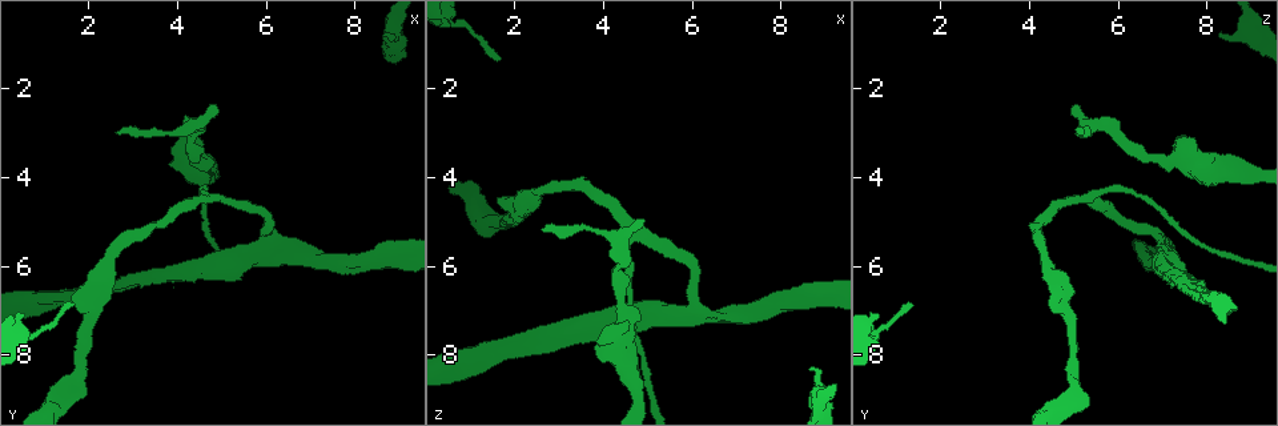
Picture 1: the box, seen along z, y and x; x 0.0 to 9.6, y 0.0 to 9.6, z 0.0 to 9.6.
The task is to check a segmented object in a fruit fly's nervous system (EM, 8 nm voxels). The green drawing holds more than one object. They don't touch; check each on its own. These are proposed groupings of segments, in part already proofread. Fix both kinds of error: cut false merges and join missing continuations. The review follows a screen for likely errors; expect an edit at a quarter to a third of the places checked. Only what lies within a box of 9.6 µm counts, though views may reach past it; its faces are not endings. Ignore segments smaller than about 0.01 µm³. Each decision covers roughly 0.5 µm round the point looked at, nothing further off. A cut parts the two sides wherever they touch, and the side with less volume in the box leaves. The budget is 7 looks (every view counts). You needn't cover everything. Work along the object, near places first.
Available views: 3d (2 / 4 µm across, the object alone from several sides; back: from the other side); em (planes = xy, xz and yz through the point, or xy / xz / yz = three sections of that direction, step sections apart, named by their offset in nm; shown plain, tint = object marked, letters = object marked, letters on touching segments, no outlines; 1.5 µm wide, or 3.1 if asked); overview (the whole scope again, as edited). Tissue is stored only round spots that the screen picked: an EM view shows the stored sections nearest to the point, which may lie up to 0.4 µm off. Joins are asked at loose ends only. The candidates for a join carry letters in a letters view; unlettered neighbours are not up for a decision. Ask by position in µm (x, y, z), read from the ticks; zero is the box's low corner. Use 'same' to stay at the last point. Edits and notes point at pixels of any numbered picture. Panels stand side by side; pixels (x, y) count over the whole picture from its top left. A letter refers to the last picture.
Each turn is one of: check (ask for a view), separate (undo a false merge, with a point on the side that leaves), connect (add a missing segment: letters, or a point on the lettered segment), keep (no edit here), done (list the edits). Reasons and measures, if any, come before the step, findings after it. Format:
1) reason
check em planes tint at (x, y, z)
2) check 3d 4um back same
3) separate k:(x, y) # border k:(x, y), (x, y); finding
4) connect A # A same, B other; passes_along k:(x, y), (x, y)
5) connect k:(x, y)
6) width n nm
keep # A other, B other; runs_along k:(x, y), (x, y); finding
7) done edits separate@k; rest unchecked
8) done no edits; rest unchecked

sudden change in width
check em planes plain at (8.90, 0.75, 9.00)

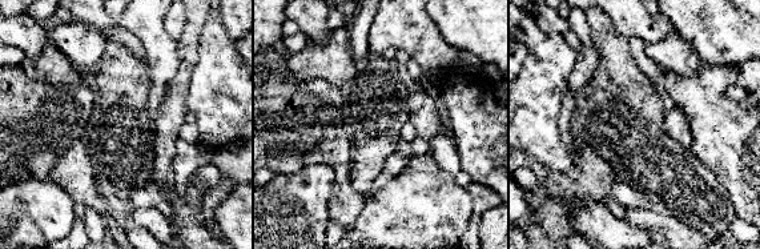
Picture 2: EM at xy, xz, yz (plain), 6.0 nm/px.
check em planes letters same

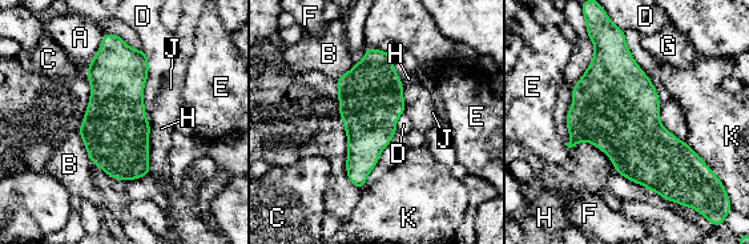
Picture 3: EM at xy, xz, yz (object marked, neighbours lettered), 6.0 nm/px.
keep # A other, B other, C other, D other, E other, F other, G other, H other, J other, K other; border 3:(143, 50), (149, 123); one neuron here

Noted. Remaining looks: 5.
free end
check em planes tint at (4.85, 2.40, 5.05)

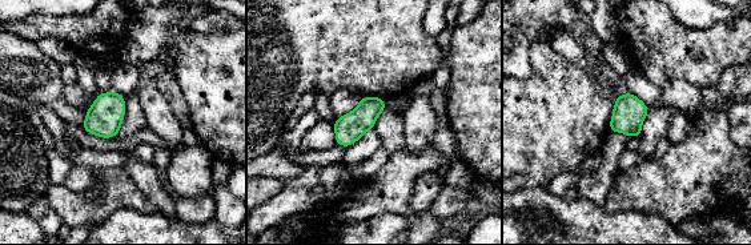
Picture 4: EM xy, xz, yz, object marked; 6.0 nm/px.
check em planes letters same

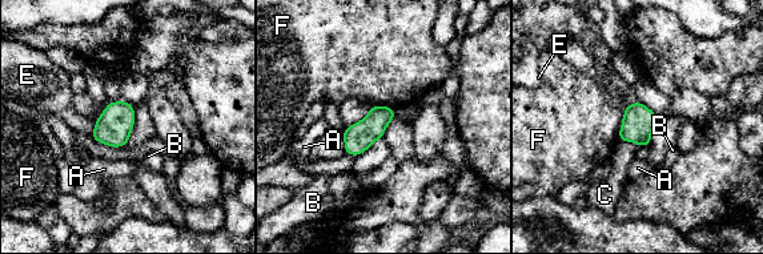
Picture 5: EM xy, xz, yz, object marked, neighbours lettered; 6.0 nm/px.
longest_contact F 220 nm
keep # A other, B other, C other, E other, F other; border 5:(629, 104), (623, 112), (618, 138); none of them fits

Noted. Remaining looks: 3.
free end
check em yz step 4 tint at (4.45, 3.15, 7.25)

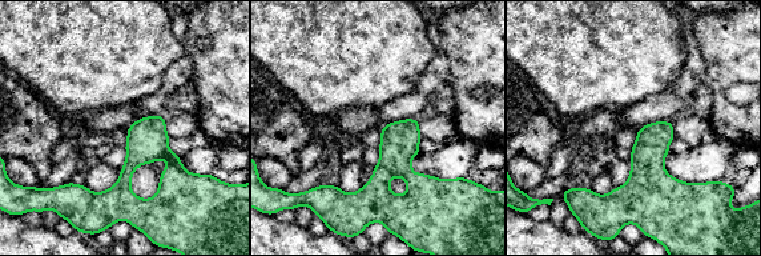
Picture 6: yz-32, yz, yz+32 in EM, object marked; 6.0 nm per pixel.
check em planes letters same

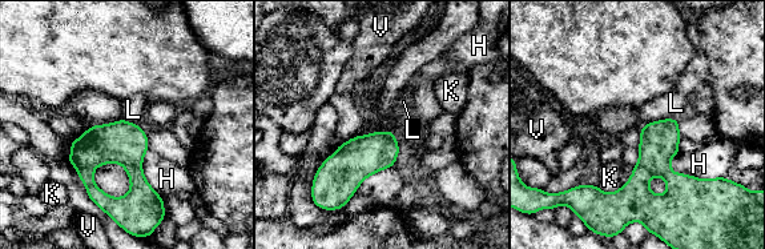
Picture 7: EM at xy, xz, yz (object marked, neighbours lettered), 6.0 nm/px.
keep # H other, K other, L other, V other; runs_along 7:(675, 121), (620, 197), (587, 189); no lettered segment goes on from it

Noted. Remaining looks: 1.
done no edits; rest unchecked

